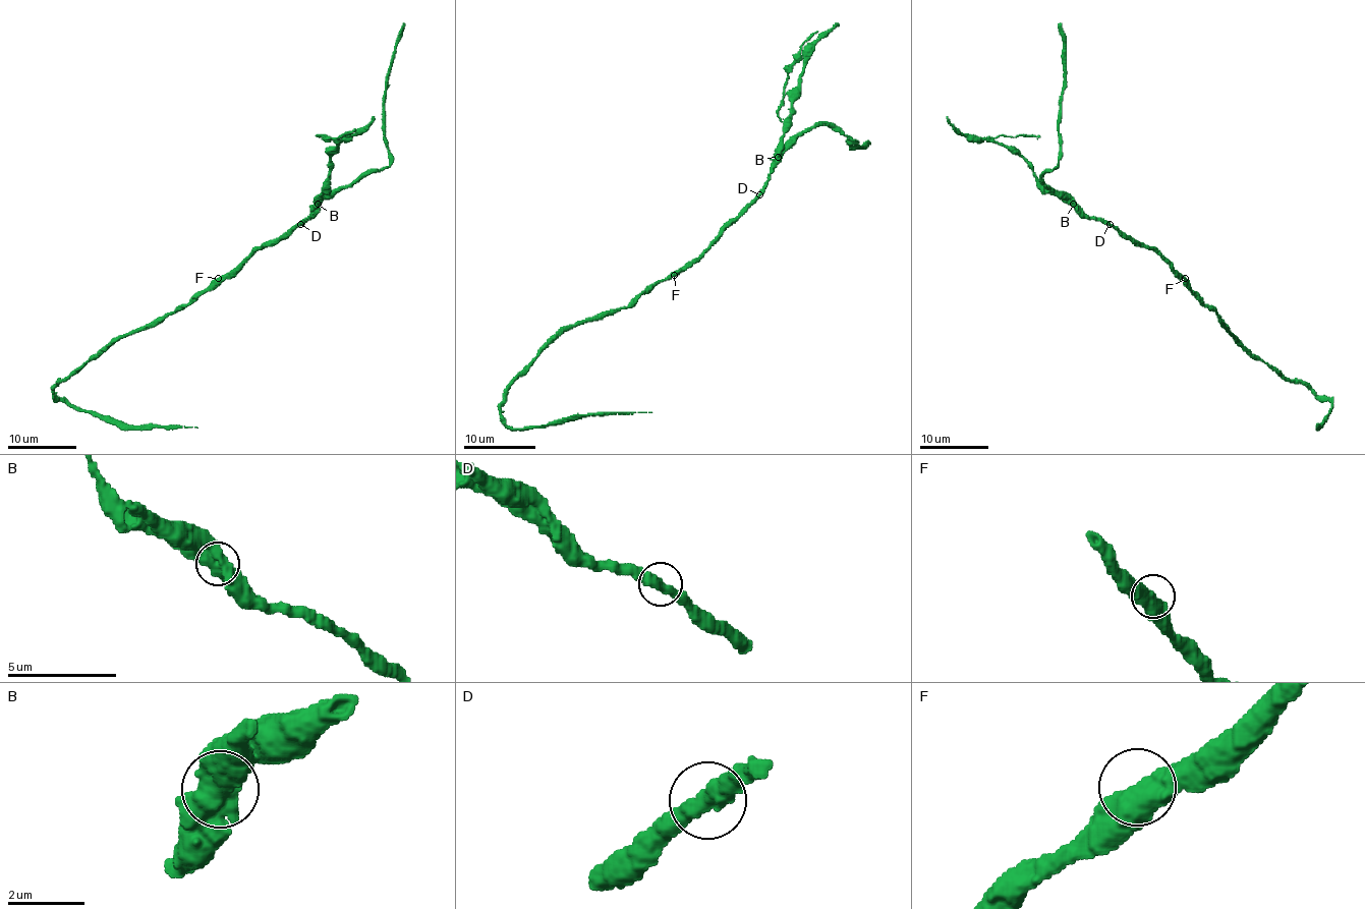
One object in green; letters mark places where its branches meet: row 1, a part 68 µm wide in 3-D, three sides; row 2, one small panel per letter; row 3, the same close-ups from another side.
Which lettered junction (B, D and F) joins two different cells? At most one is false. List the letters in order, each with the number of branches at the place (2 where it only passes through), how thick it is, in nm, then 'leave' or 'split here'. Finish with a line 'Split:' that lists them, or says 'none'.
B: 2 | 700 nm | split here
D: 2 | 440 nm | leave
F: 2 | 480 nm | leave
Split: B

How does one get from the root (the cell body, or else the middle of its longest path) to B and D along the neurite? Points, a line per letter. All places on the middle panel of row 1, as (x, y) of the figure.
B: (676, 273), (686, 269), (760, 191), (772, 164), (779, 157)
D: (676, 273), (686, 269), (760, 194)

